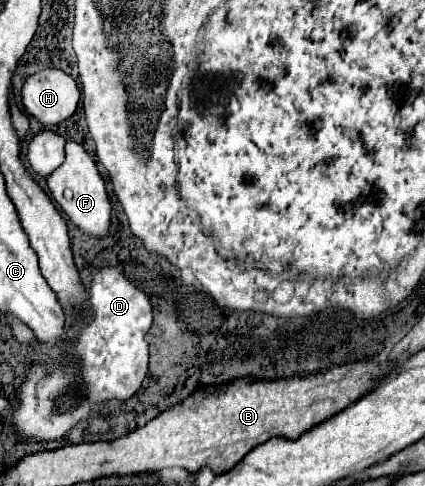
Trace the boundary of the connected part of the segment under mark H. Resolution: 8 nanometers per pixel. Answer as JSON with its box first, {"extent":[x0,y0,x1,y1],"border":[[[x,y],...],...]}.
{"extent":[22,68,80,126],"border":[[[46,68],[30,76],[22,88],[26,112],[44,126],[56,126],[70,118],[80,100],[80,90],[72,76],[58,68]]]}

